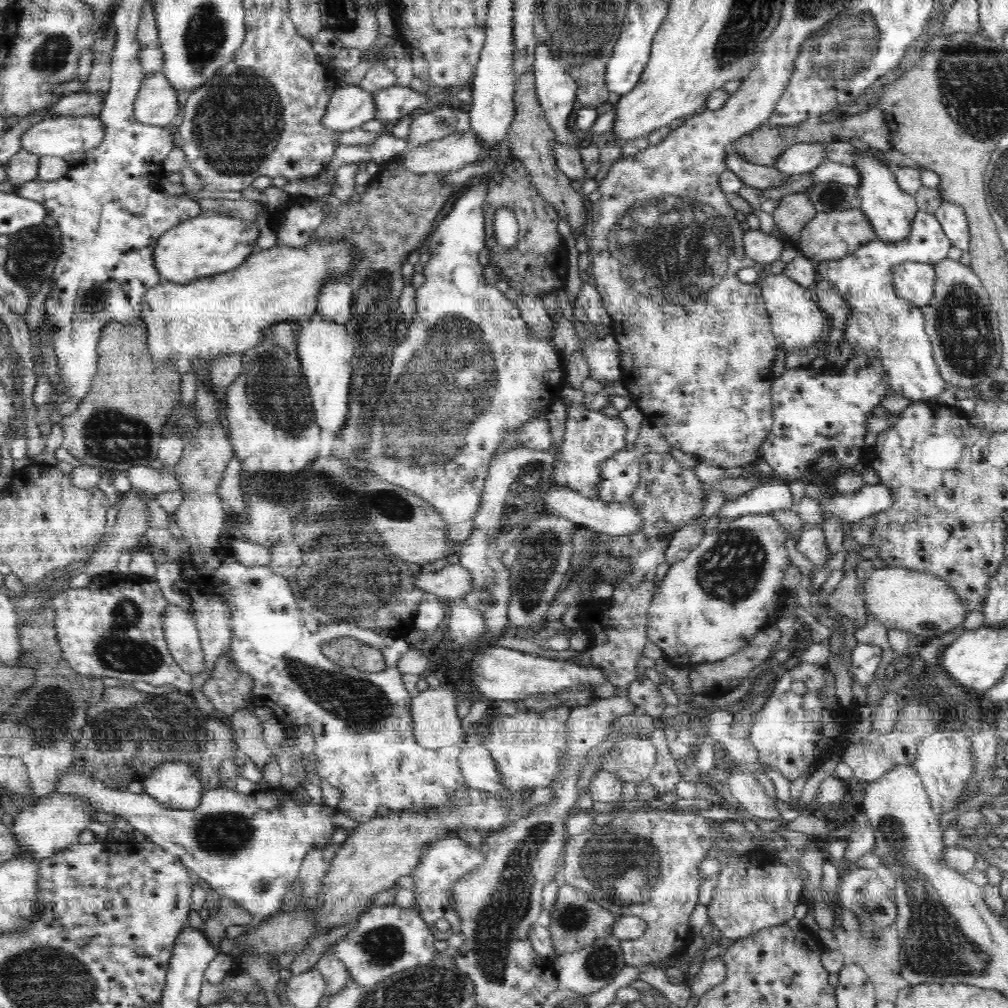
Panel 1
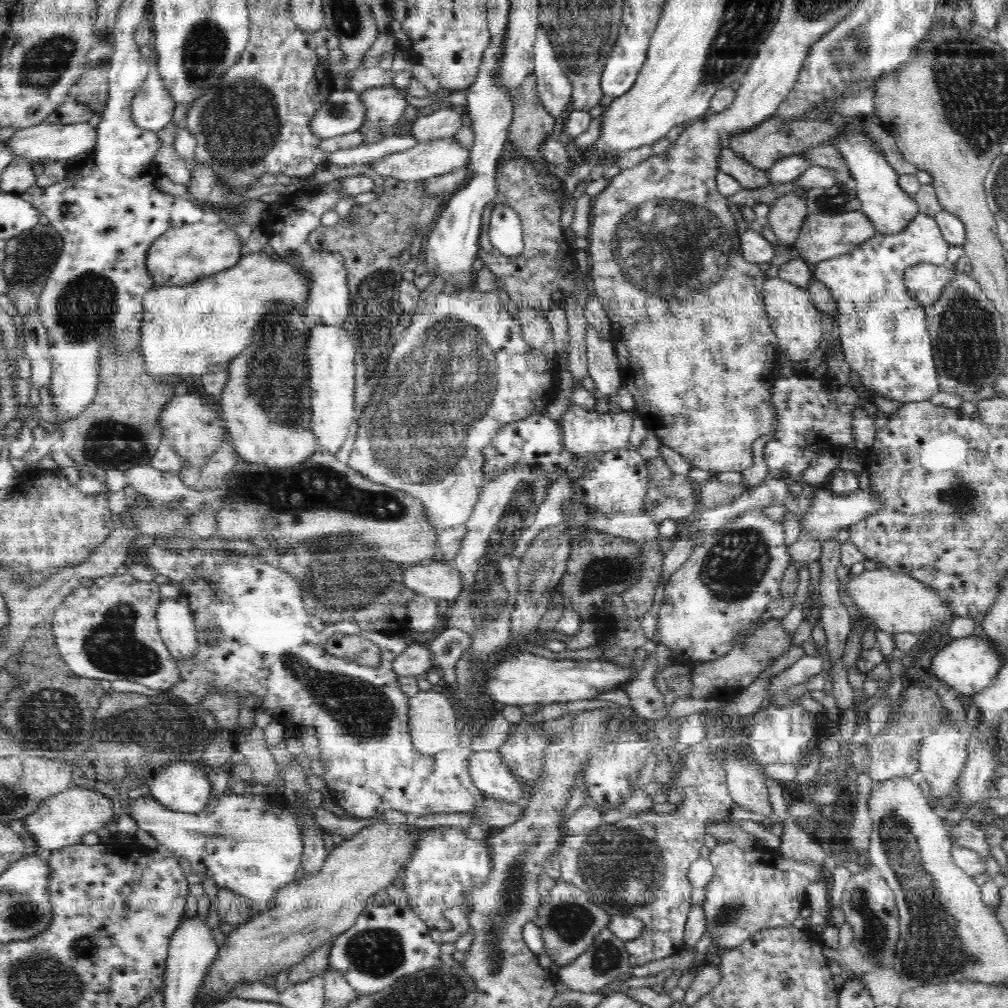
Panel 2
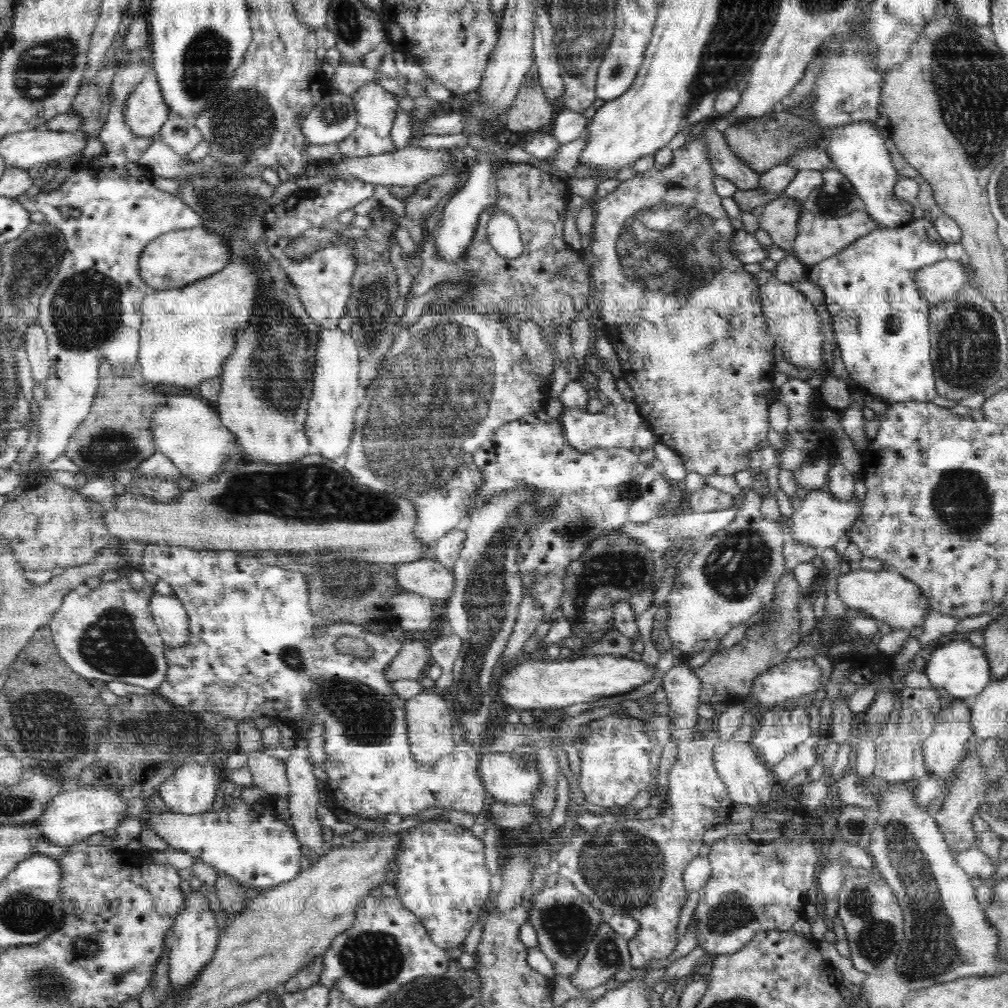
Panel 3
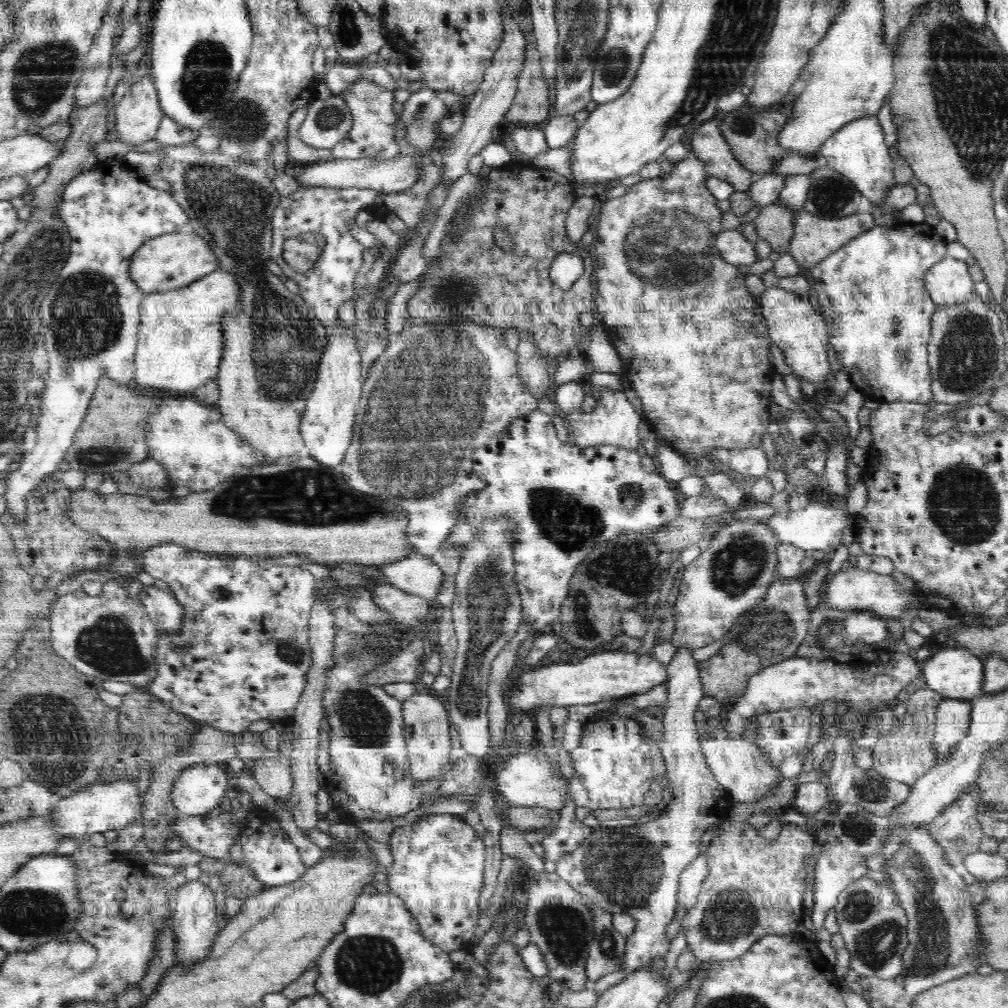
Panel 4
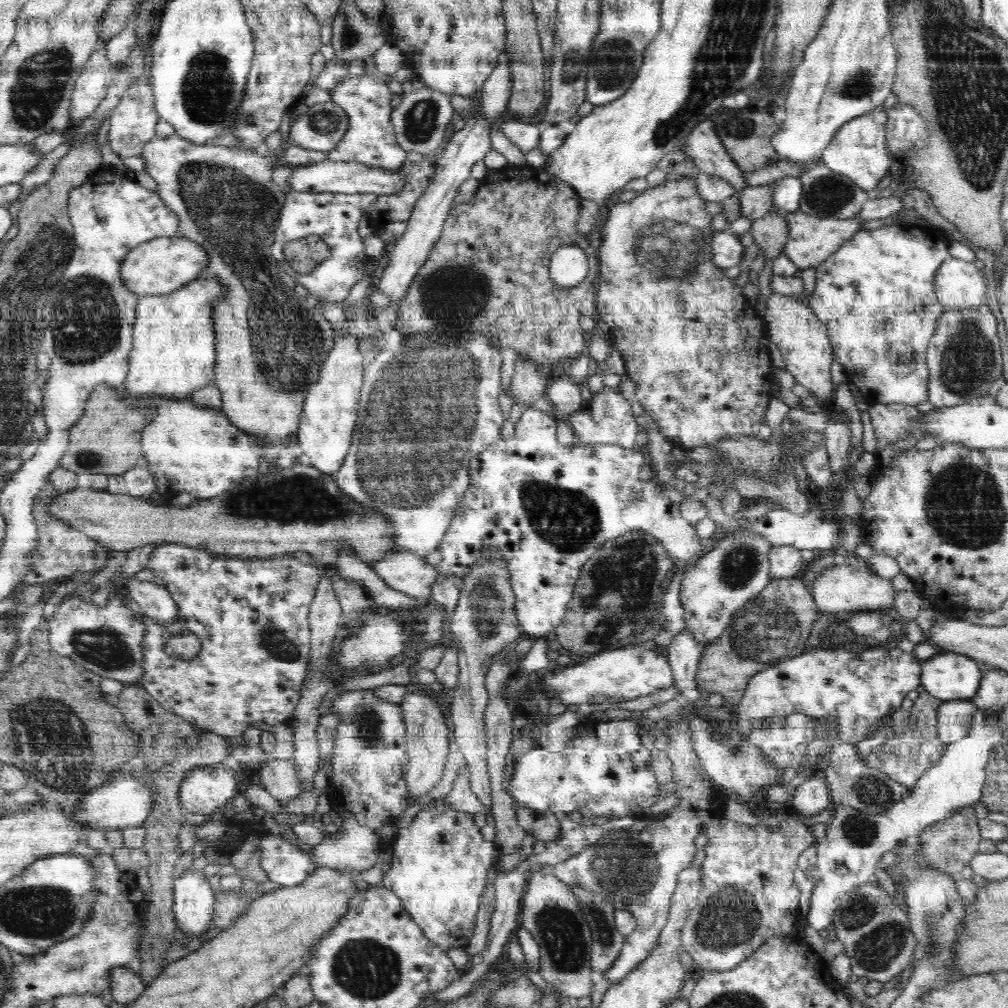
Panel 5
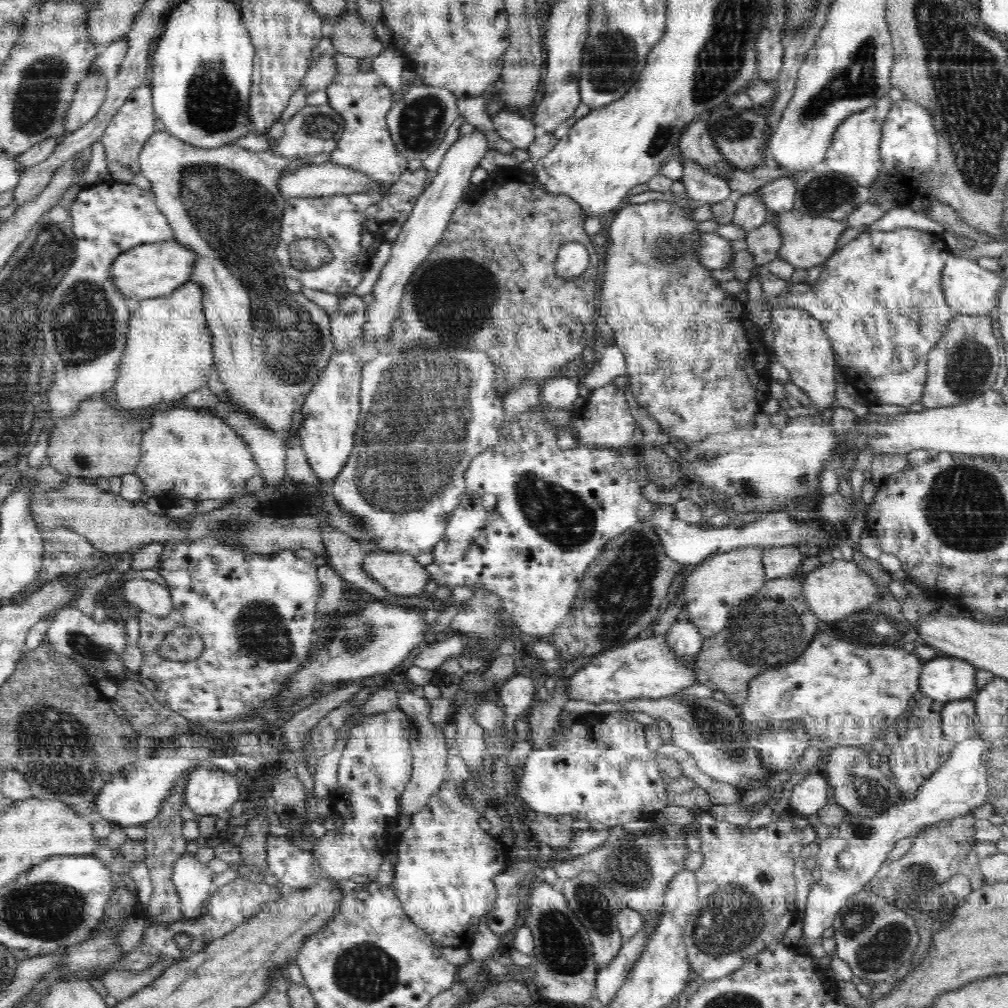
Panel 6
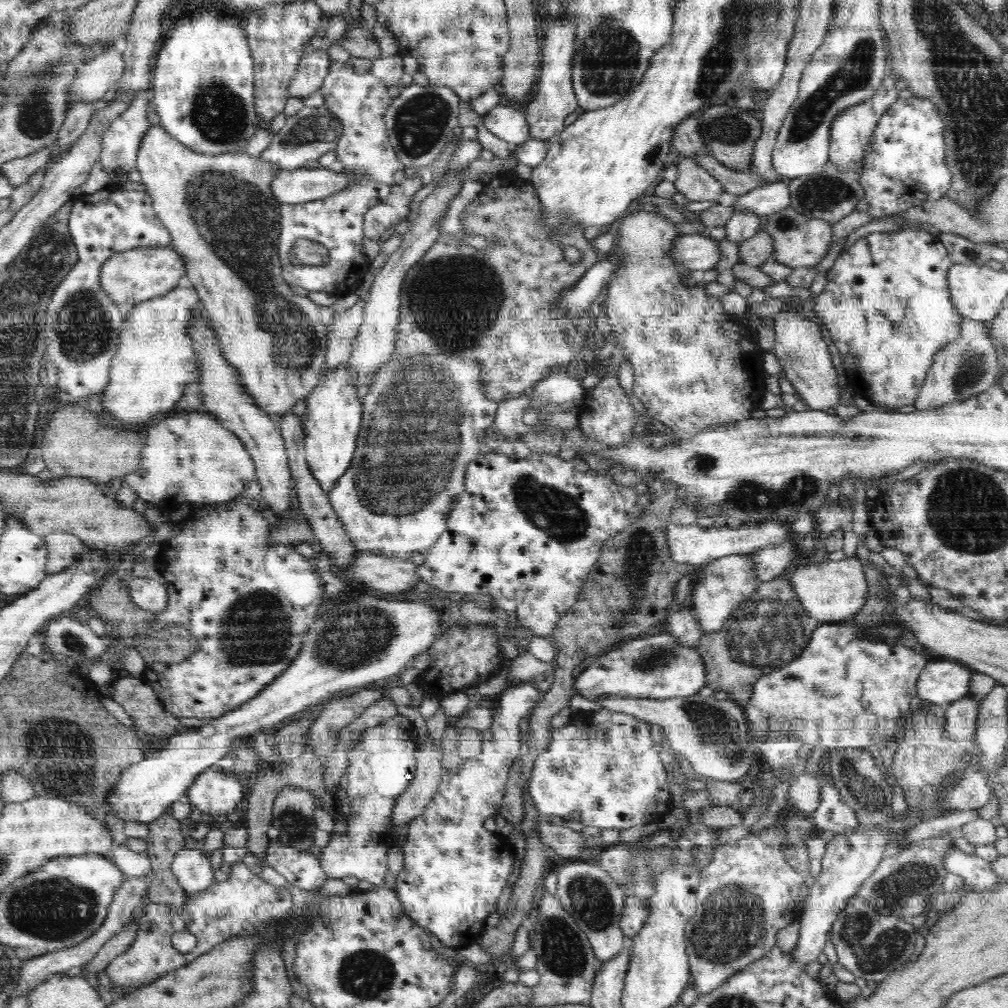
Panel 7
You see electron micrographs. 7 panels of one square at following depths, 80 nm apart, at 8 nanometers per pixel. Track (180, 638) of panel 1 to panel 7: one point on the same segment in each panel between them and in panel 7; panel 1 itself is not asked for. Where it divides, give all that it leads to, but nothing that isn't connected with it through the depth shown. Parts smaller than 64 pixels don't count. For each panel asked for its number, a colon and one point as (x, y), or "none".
2: (176, 625)
3: (170, 616)
4: (166, 612)
5: (155, 601)
6: (152, 598)
7: (148, 593)

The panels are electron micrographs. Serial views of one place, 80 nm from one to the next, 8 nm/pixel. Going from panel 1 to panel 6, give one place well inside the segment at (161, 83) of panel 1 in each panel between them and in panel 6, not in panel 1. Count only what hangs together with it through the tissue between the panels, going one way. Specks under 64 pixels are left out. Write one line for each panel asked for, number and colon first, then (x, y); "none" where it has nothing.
2: (152, 108)
3: (145, 111)
4: (137, 116)
5: (134, 121)
6: (126, 134)

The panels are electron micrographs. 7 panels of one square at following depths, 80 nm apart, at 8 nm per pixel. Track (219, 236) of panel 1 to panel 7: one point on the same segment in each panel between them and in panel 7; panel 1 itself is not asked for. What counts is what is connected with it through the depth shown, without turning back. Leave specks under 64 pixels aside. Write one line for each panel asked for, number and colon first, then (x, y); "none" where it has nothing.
2: (183, 255)
3: (176, 259)
4: (171, 261)
5: (160, 266)
6: (154, 270)
7: (137, 275)

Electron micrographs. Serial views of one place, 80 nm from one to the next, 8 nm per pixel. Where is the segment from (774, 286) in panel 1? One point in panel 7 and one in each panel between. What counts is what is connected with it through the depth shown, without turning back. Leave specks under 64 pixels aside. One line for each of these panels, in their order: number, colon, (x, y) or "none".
2: (795, 320)
3: (793, 320)
4: (802, 334)
5: (802, 338)
6: (800, 344)
7: (799, 347)

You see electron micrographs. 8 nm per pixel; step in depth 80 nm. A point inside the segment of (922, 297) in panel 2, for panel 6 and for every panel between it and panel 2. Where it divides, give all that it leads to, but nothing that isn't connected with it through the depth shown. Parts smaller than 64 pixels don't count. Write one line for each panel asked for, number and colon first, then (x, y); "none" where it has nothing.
3: (940, 282)
4: (949, 282)
5: (960, 285)
6: (969, 289)

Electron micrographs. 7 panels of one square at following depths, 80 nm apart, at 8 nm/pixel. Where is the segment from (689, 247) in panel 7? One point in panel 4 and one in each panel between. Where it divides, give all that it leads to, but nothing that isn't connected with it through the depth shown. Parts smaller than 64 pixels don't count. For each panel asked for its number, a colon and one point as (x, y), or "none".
4: (734, 248)
5: (727, 250)
6: (714, 252)

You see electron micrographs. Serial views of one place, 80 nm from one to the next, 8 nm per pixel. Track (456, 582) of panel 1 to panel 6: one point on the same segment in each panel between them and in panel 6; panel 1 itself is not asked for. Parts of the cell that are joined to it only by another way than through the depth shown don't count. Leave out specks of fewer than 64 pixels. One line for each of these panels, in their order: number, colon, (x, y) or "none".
2: (438, 580)
3: (427, 577)
4: (417, 574)
5: (405, 571)
6: (401, 573)

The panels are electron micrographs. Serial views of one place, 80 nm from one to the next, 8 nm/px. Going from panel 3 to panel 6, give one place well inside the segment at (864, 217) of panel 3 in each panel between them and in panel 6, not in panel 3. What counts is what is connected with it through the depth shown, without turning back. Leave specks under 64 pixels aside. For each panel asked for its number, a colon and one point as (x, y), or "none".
4: (815, 238)
5: (811, 240)
6: (807, 241)

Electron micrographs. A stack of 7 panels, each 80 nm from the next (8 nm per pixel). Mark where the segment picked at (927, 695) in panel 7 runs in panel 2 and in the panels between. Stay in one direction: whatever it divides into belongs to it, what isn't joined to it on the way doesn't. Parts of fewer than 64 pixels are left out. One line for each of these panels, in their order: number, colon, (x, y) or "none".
2: (968, 665)
3: (961, 669)
4: (955, 673)
5: (947, 676)
6: (944, 679)

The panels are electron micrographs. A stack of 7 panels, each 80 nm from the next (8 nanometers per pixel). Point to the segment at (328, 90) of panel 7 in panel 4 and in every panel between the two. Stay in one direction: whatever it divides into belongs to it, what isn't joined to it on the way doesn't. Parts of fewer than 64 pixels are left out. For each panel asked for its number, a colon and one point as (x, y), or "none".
4: (373, 134)
5: (370, 139)
6: (363, 100)

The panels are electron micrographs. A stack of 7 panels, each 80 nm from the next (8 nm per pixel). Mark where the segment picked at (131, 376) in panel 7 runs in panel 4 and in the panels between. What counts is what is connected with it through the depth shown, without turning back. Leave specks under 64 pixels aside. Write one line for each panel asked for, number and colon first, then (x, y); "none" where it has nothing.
4: (180, 342)
5: (174, 353)
6: (169, 352)

